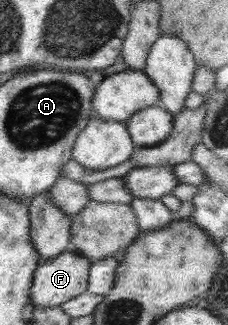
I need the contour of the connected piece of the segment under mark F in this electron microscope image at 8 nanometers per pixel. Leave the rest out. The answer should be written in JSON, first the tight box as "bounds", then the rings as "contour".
{"bounds":[31,249,92,307],"contour":[[[70,249],[42,262],[34,275],[31,299],[36,307],[58,306],[85,293],[92,261]]]}

